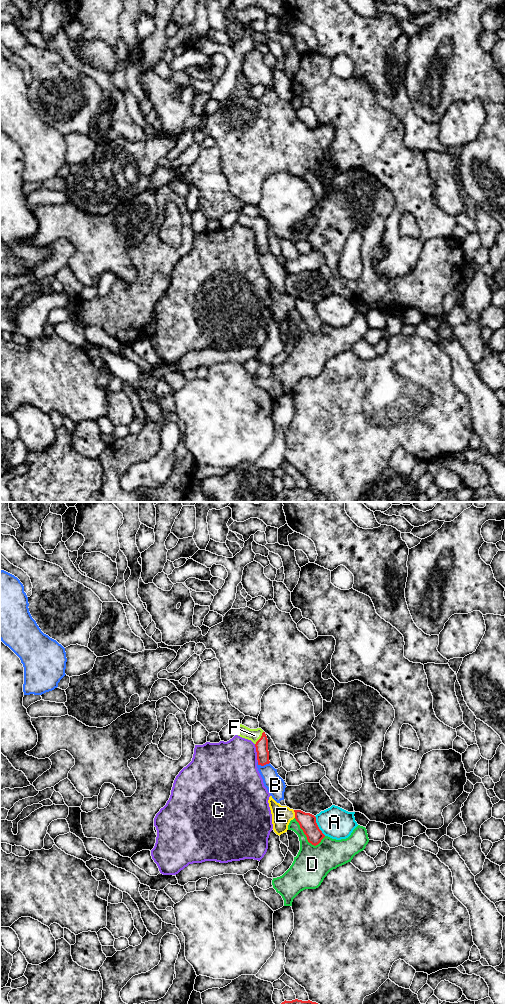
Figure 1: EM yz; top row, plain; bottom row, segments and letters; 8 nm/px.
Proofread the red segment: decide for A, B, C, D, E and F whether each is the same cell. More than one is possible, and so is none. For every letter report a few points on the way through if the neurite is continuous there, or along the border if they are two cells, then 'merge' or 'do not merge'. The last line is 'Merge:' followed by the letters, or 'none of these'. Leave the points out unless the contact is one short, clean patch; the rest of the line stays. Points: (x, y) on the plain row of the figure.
A: do not merge
B: do not merge
C: do not merge
D: do not merge
E: do not merge
F: across yz (261, 233), (260, 226), (254, 223) | merge
Merge: F

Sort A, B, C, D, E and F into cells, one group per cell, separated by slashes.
A / B / C / D / E / F

